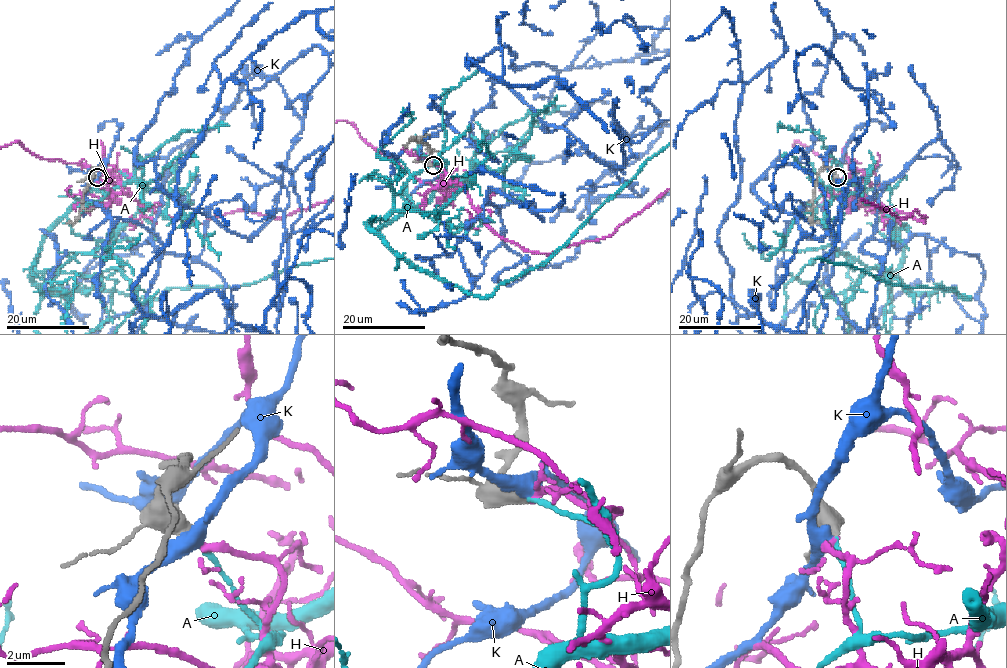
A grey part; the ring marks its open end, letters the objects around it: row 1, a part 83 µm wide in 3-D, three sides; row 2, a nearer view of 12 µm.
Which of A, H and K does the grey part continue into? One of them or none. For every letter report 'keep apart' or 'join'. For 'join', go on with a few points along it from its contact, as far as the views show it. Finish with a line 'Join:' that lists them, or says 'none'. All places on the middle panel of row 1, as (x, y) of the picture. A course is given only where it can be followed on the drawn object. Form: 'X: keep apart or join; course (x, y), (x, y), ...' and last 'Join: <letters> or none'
A: keep apart
H: keep apart
K: keep apart
Join: none

